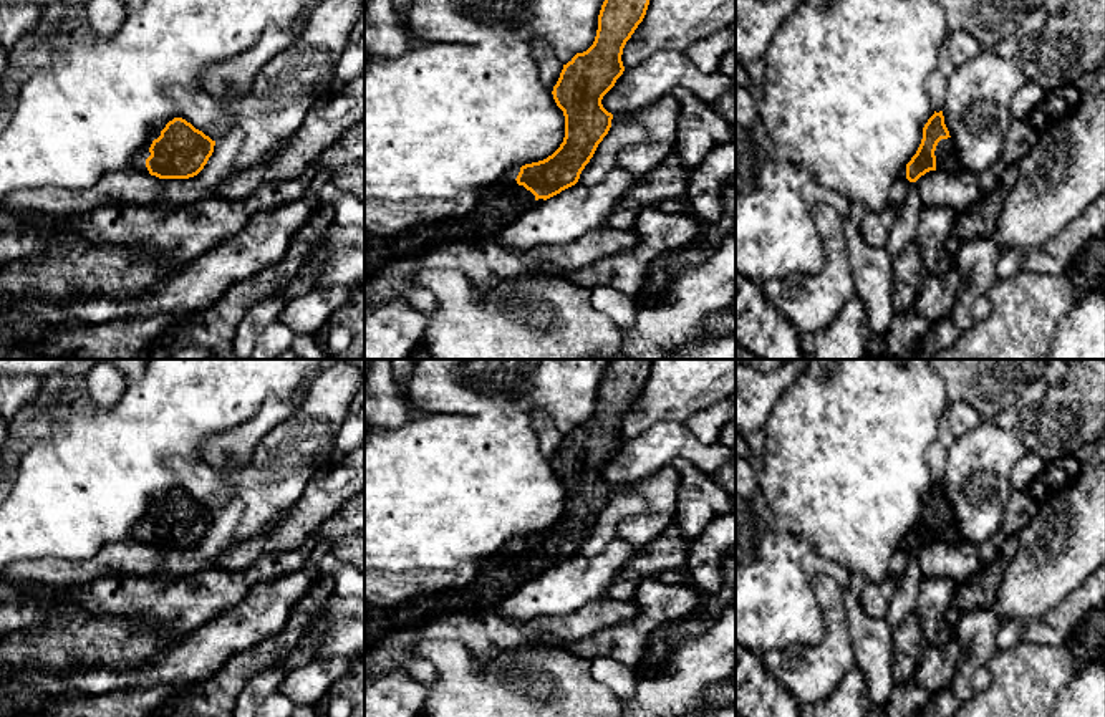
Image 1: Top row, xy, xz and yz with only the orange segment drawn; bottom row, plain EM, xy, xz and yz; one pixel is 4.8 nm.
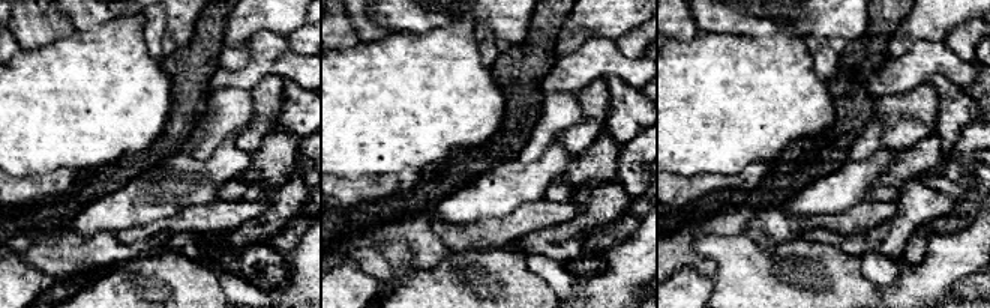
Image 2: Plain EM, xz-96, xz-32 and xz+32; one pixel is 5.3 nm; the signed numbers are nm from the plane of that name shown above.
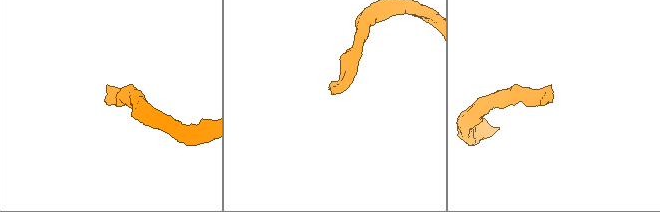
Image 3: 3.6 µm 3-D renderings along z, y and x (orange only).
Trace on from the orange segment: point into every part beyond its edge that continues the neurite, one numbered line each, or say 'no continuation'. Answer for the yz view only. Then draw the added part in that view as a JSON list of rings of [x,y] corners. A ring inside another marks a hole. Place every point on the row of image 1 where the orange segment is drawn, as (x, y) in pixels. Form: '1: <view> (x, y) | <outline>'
1: yz (946, 153) | [[[953,137],[941,139],[934,151],[936,156],[936,171],[944,171],[954,174],[964,171],[959,151]]]

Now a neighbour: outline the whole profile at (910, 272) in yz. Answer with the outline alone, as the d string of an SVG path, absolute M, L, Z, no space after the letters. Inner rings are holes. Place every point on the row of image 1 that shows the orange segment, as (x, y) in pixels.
M914 240L893 258L893 268L896 277L893 306L896 313L908 311L914 308L918 291L929 275L923 265Z

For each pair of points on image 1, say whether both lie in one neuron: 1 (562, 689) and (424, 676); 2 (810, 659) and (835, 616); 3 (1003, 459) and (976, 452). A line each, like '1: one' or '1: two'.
1: two
2: one
3: one

